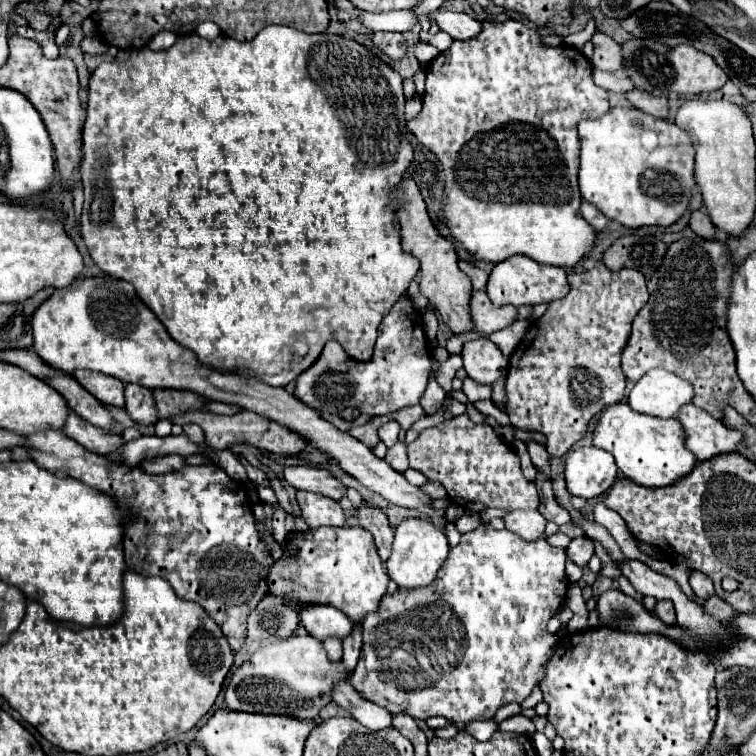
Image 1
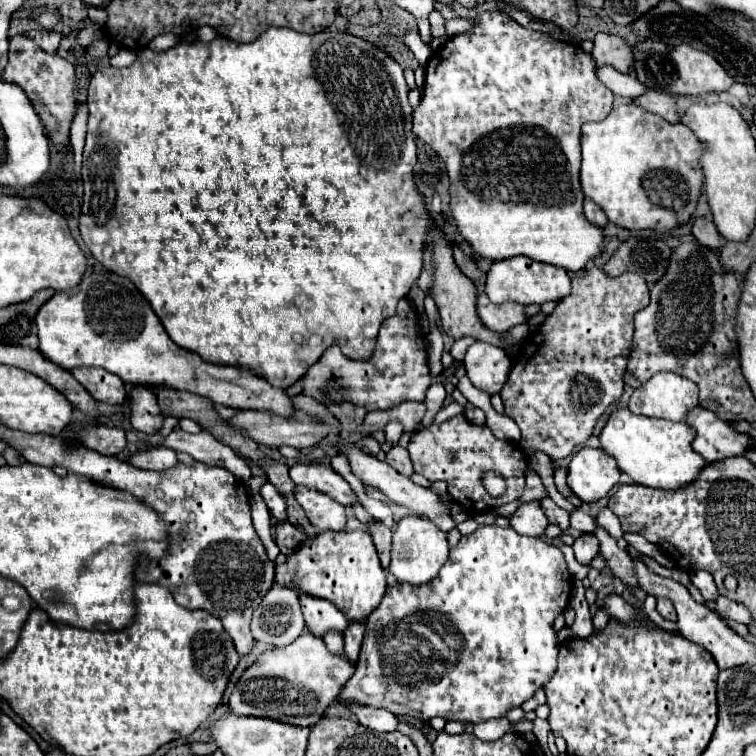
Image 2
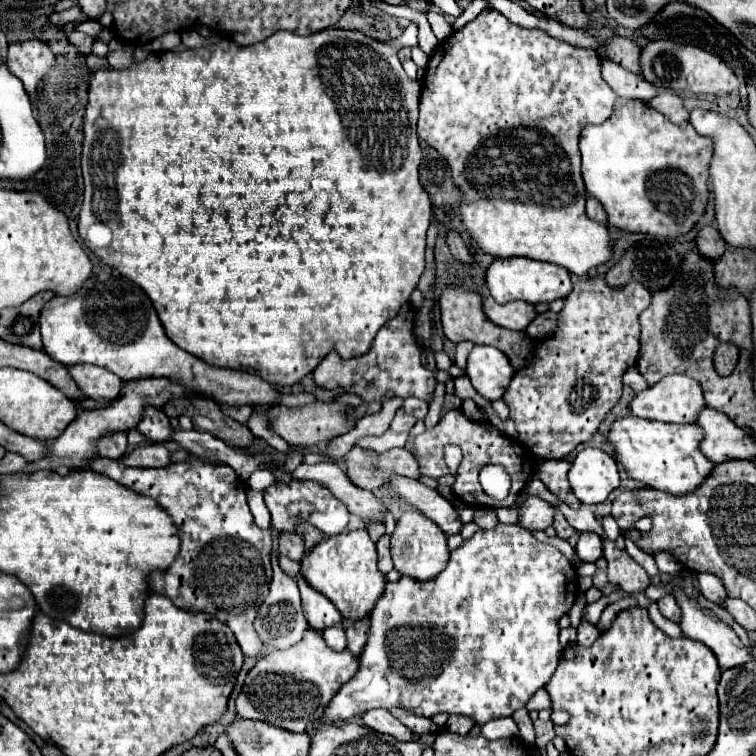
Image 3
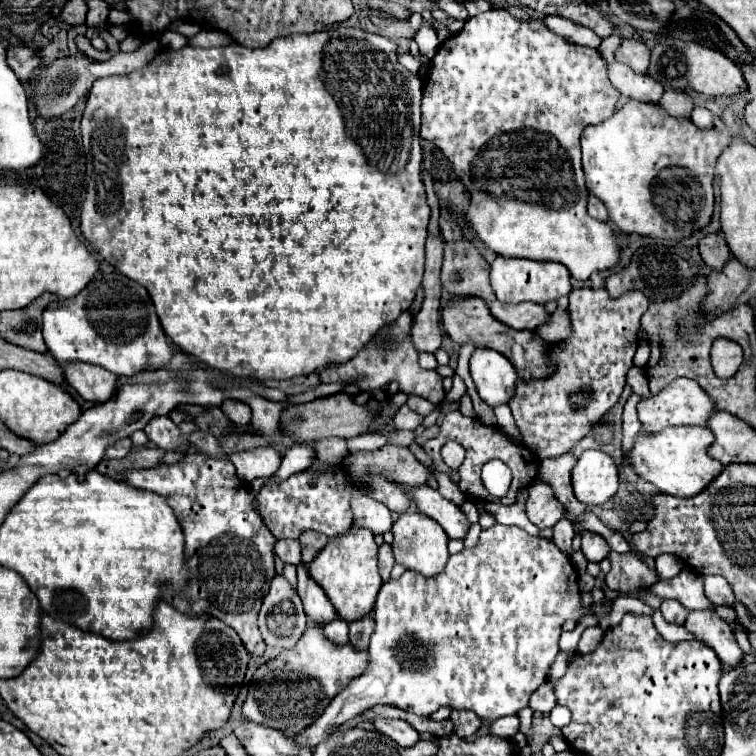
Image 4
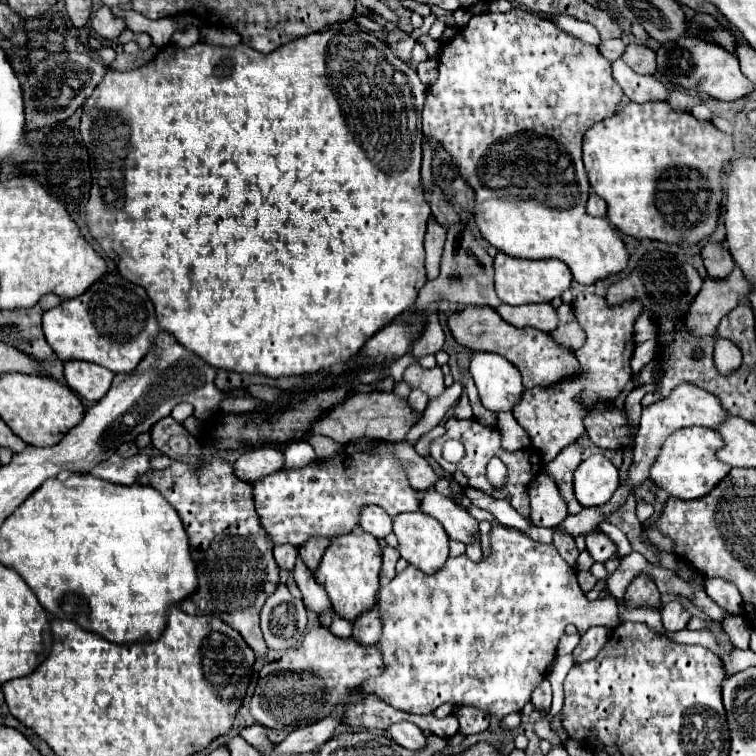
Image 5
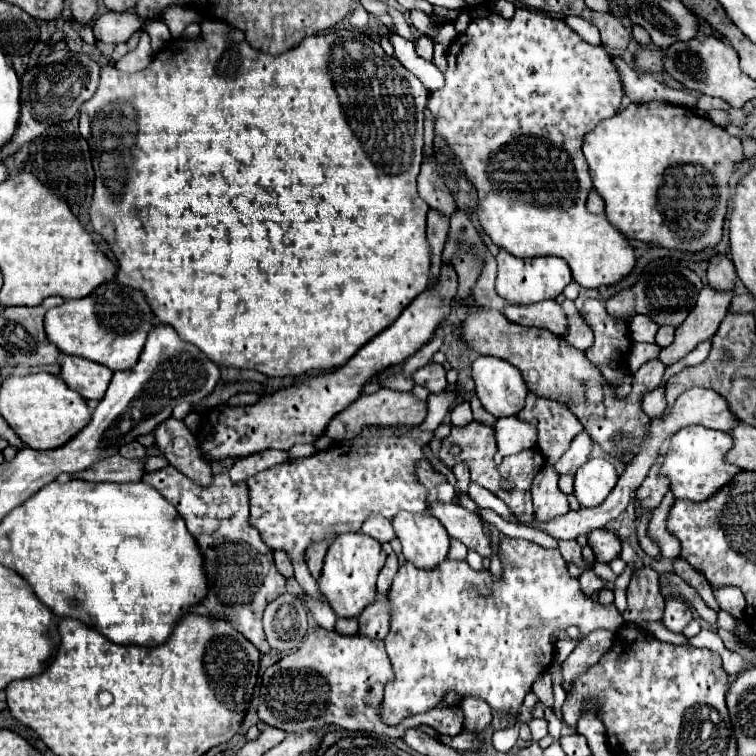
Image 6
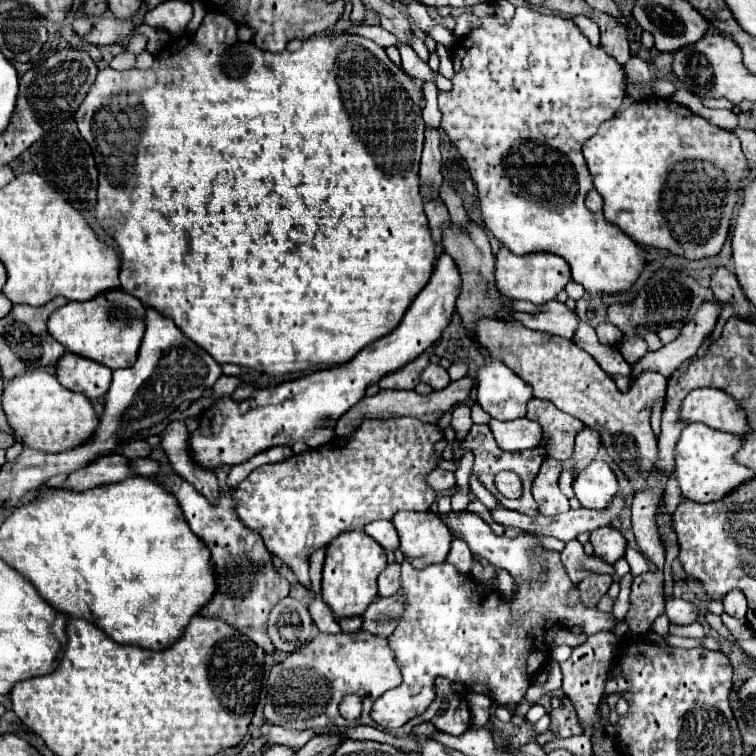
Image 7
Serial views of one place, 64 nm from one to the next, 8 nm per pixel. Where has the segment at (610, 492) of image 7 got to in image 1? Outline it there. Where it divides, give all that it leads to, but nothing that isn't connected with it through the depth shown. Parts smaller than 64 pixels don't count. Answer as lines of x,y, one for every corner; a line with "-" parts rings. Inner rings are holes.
596,446
572,448
566,454
564,466
566,486
572,496
582,496
586,500
604,494
618,478
618,466
614,456

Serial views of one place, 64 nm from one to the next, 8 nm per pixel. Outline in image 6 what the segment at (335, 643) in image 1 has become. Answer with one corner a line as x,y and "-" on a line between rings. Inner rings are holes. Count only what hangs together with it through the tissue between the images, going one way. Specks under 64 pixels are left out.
338,618
336,620
336,632
352,636
358,632
358,620
356,618

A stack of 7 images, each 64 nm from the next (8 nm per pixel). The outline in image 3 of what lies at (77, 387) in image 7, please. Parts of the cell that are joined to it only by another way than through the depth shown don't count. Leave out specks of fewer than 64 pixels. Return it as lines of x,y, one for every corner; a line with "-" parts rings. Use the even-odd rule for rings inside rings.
74,364
68,372
86,398
92,398
104,406
112,404
122,392
122,380
94,364

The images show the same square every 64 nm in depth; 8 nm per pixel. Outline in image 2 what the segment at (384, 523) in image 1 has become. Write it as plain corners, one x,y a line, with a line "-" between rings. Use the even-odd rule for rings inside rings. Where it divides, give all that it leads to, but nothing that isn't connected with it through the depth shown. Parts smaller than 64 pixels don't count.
374,520
368,524
368,530
372,532
380,562
384,568
388,568
390,564
390,548
392,548
392,530
382,522
382,520

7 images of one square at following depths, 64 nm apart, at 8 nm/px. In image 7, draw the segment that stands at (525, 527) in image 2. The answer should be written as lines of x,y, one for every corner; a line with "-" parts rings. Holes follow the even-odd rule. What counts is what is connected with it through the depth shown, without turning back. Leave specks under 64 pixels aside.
546,458
532,484
532,494
534,494
534,500
538,502
538,512
542,516
554,516
570,510
568,498
558,488
560,472
562,472
560,462

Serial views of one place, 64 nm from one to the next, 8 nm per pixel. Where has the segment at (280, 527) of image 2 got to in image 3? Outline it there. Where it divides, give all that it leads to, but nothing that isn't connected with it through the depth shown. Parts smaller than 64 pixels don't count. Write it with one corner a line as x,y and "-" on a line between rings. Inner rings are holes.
282,532
278,538
278,552
282,556
288,556
290,560
300,560
304,556
304,542
302,536
296,532

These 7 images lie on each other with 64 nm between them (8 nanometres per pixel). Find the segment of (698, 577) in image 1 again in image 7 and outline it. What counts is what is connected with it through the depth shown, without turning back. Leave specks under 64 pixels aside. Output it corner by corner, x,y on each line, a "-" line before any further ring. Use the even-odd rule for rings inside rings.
730,590
726,594
726,598
722,598
722,604
724,604
724,612
734,616
734,618
744,618
746,616
746,600
744,600
744,594
740,590

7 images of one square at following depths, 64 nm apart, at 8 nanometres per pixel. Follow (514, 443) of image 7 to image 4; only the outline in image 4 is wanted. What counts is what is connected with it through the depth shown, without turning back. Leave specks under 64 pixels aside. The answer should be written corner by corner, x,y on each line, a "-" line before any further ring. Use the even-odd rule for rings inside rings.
508,404
496,406
496,408
494,408
494,414
496,414
498,428
500,428
504,434
508,434
510,438
514,438
514,442
520,442
520,432
518,432
518,428
516,428
516,424
514,424
514,418
512,418
512,414
510,414

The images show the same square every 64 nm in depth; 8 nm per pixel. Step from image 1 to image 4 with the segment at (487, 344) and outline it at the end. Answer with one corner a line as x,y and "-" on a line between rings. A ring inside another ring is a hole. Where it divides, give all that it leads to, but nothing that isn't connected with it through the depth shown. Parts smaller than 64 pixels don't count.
476,348
470,358
470,374
480,398
488,406
494,408
512,398
518,374
510,360
500,352

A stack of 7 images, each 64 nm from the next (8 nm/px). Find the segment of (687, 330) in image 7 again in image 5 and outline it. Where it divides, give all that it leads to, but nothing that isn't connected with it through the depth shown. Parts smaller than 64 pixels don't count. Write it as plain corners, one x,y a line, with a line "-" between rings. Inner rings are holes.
734,266
734,270
722,280
704,280
702,290
686,316
686,326
690,326
690,332
694,334
714,334
720,318
748,298
752,290
754,286
738,266

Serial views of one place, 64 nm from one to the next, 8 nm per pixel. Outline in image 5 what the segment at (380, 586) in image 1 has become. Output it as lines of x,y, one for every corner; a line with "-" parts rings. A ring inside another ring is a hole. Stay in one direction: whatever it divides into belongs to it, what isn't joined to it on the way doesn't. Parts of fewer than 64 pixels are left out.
350,532
330,542
330,546
322,556
322,562
314,570
314,578
318,584
326,588
334,612
340,618
352,622
354,618
358,618
376,604
376,592
380,588
378,582
380,564
382,564
382,548
378,546
378,540
366,532

